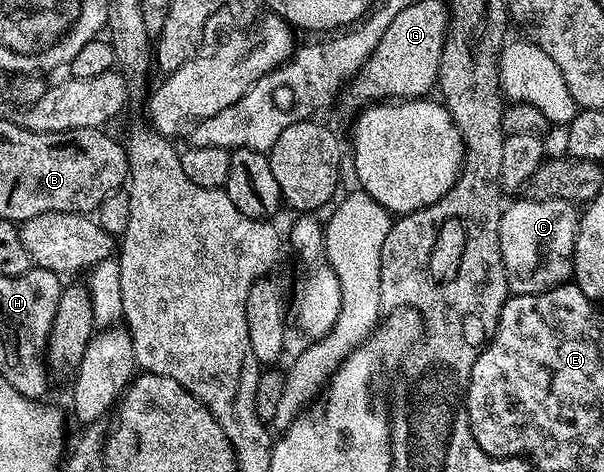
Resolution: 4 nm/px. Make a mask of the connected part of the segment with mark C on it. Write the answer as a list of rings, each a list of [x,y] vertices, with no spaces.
[[[522,198],[516,204],[508,203],[503,209],[499,241],[501,262],[505,266],[508,289],[516,296],[541,294],[568,283],[575,270],[575,239],[579,229],[580,209],[568,200],[532,200]]]

